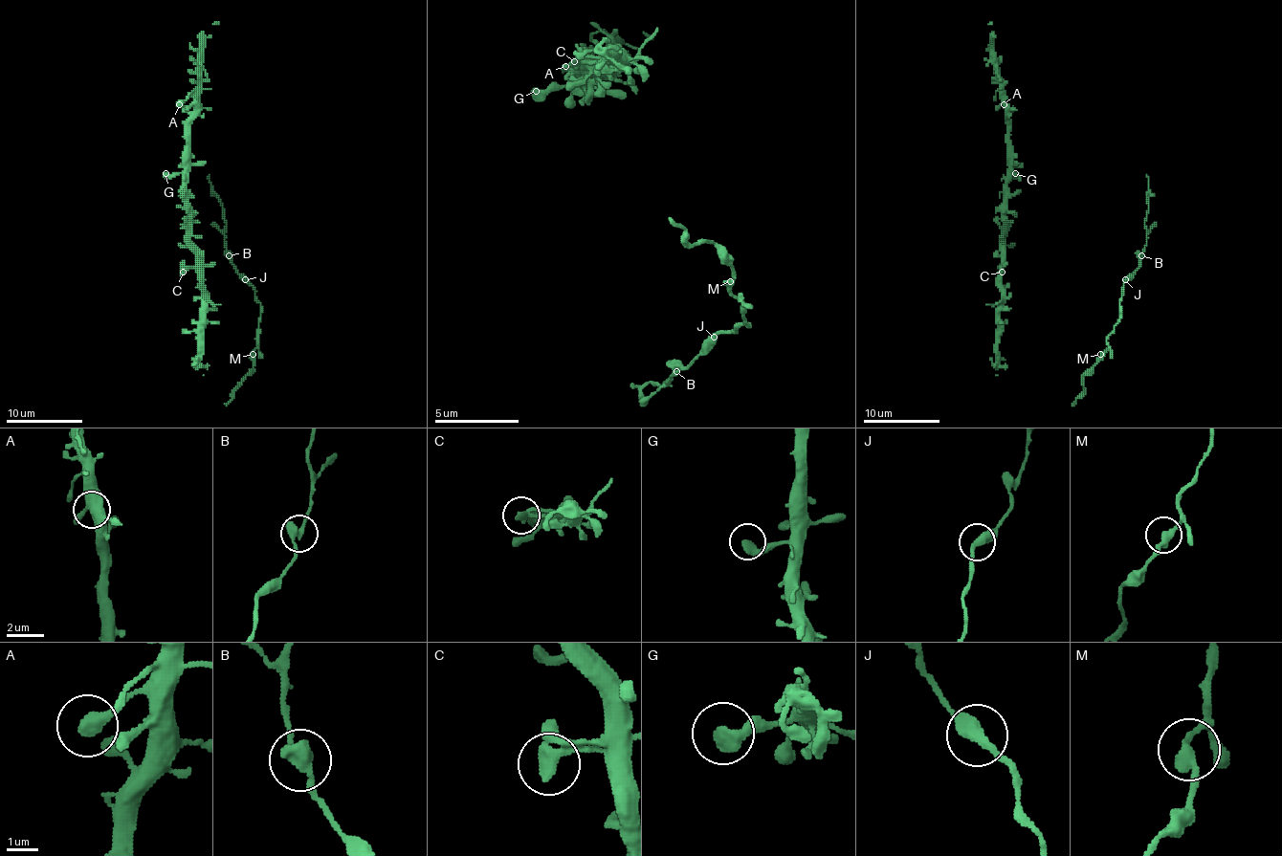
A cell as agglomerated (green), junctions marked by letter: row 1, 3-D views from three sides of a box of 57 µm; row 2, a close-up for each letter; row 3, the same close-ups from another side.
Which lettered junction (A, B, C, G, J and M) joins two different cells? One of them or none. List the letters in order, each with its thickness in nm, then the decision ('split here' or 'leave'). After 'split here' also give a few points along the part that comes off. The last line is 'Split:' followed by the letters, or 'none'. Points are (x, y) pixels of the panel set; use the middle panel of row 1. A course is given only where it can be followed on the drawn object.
A: 460 nm thick; leave
B: 400 nm thick; leave
C: 400 nm thick; leave
G: 550 nm thick; leave
J: 400 nm thick; leave
M: 340 nm thick; leave
Split: none

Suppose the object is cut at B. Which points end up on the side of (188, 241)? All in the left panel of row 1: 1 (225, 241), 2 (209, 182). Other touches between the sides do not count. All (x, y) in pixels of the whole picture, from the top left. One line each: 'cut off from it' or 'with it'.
1: cut off from it
2: cut off from it

